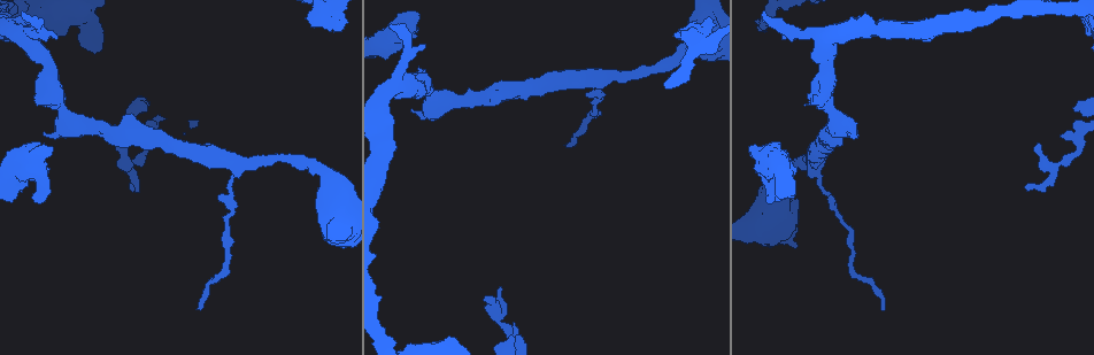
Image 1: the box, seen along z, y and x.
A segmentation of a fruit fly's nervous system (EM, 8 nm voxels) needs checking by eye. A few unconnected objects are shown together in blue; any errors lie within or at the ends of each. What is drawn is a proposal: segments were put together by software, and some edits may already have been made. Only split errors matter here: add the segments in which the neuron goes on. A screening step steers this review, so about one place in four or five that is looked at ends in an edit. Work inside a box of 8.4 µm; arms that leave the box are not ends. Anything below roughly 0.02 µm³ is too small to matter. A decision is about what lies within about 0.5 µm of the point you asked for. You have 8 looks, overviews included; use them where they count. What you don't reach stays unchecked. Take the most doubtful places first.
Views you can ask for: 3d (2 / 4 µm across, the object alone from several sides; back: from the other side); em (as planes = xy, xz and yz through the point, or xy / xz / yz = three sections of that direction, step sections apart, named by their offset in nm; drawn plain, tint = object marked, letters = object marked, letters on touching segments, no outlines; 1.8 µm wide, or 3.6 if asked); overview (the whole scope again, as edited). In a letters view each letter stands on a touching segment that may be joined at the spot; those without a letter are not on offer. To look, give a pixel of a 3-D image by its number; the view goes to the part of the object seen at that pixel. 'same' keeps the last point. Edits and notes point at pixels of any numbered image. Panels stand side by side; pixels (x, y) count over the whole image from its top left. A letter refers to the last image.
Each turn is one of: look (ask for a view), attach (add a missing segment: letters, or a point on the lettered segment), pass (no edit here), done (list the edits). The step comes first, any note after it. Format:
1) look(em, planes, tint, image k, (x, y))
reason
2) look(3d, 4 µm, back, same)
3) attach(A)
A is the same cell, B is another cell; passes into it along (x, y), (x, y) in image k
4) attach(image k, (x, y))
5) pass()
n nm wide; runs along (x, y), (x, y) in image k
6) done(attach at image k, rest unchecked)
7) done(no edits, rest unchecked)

look(em, planes, letters, image 1, (1027, 183))
branch stops here

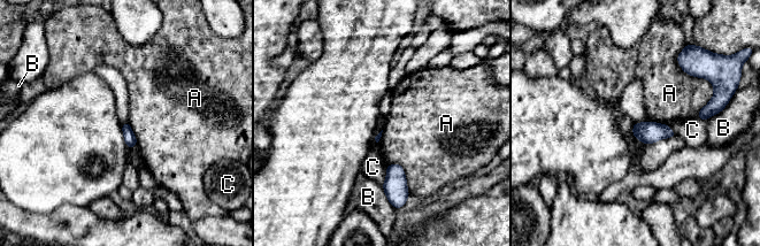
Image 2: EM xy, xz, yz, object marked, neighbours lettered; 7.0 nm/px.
pass()
A, B and C are other cells; border along (676, 55), (684, 71), (708, 81) in image 2; no lettered segment goes on from it

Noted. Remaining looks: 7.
look(3d, 2 µm, image 1, (17, 193))
branch stops here

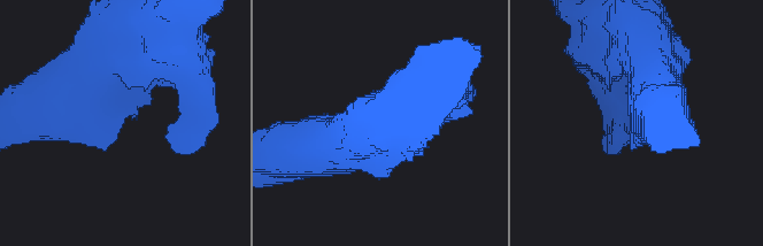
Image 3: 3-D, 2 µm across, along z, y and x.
look(em, xy, step 4, tint, image 3, (122, 126))
need the tissue

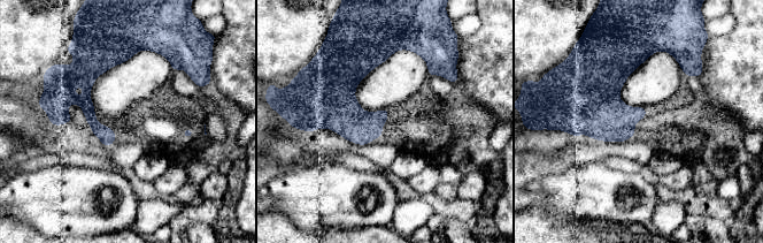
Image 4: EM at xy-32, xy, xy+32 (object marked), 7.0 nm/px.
look(em, planes, letters, same)

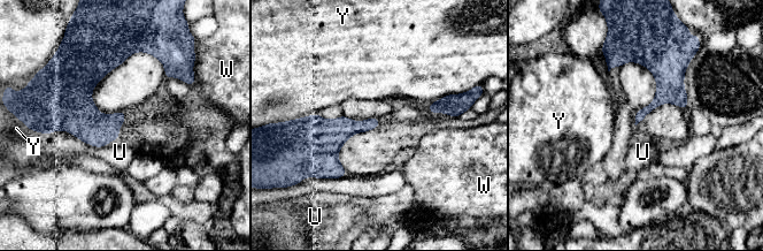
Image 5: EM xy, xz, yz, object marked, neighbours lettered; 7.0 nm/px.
pass()
U, W and Y are other cells; border along (117, 137), (103, 145), (92, 146) in image 5; no lettered segment goes on from it

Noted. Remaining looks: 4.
look(em, 3.6 µm, planes, letters, image 1, (394, 86))
branch point

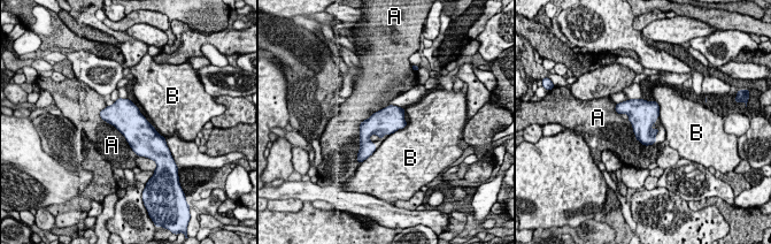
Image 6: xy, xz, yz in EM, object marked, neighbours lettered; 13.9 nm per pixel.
pass()
360 nm wide; A touches over 750 nm; A and B are other cells; none of them fits

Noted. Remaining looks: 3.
done(no edits, rest unchecked)

